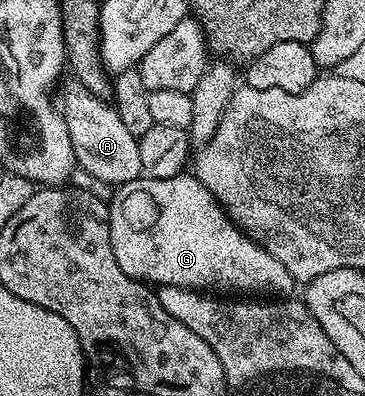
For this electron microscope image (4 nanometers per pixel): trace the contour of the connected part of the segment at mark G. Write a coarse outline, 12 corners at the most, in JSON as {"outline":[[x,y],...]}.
{"outline":[[194,175],[107,202],[114,259],[152,287],[288,299],[290,271]]}

